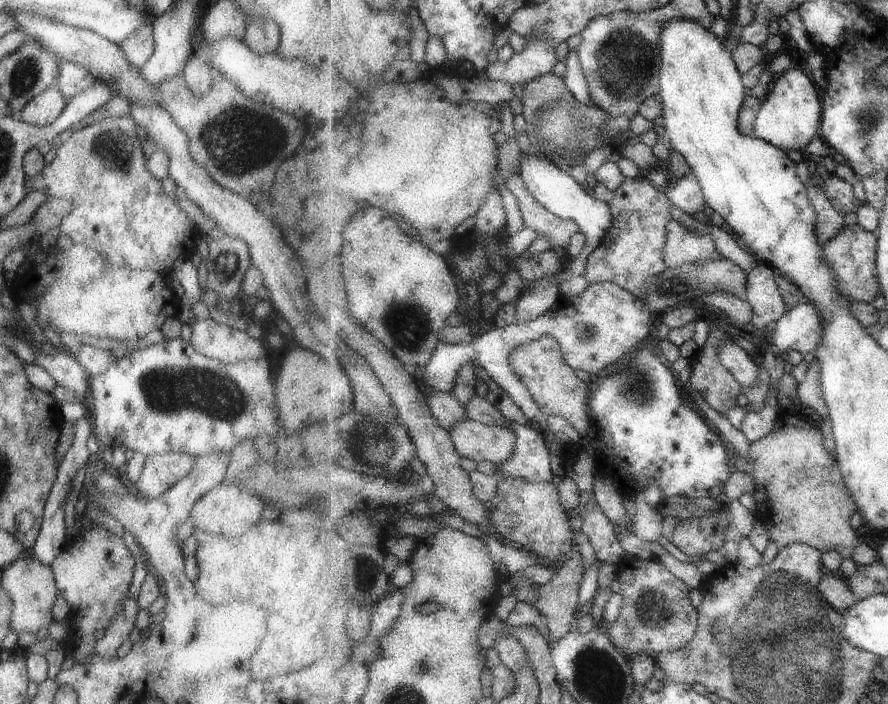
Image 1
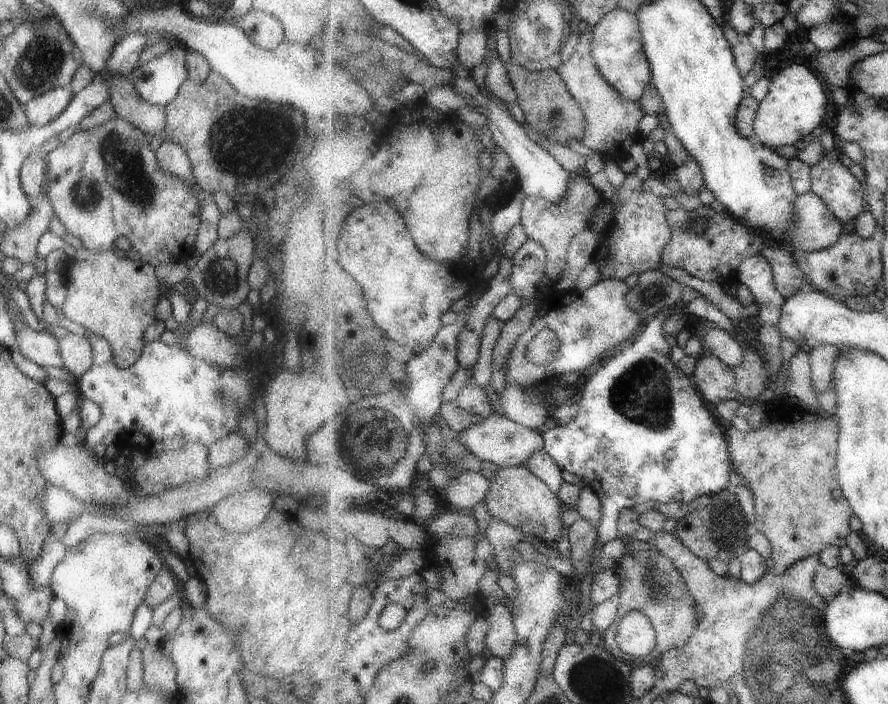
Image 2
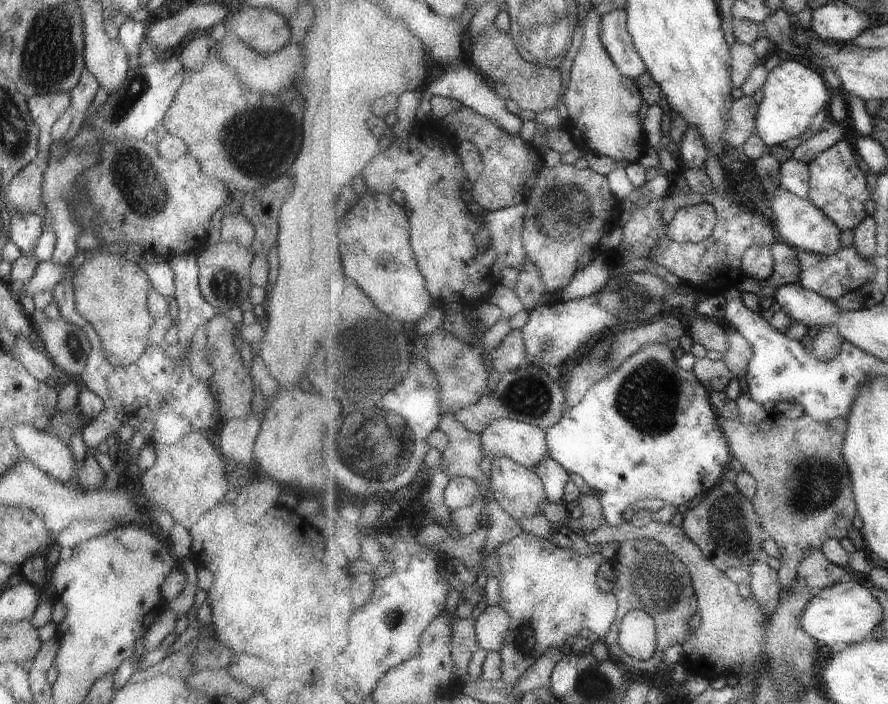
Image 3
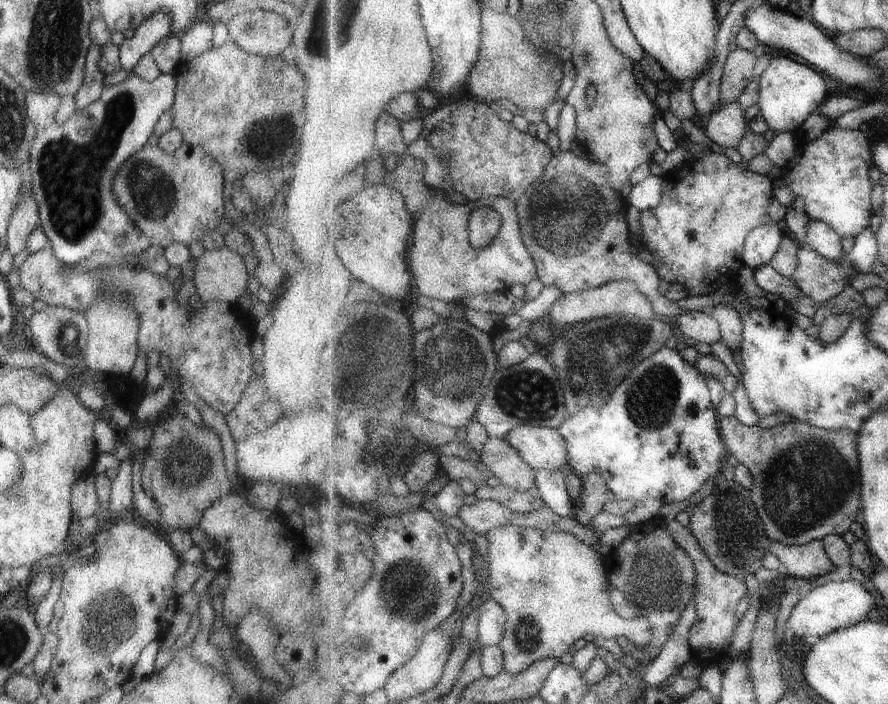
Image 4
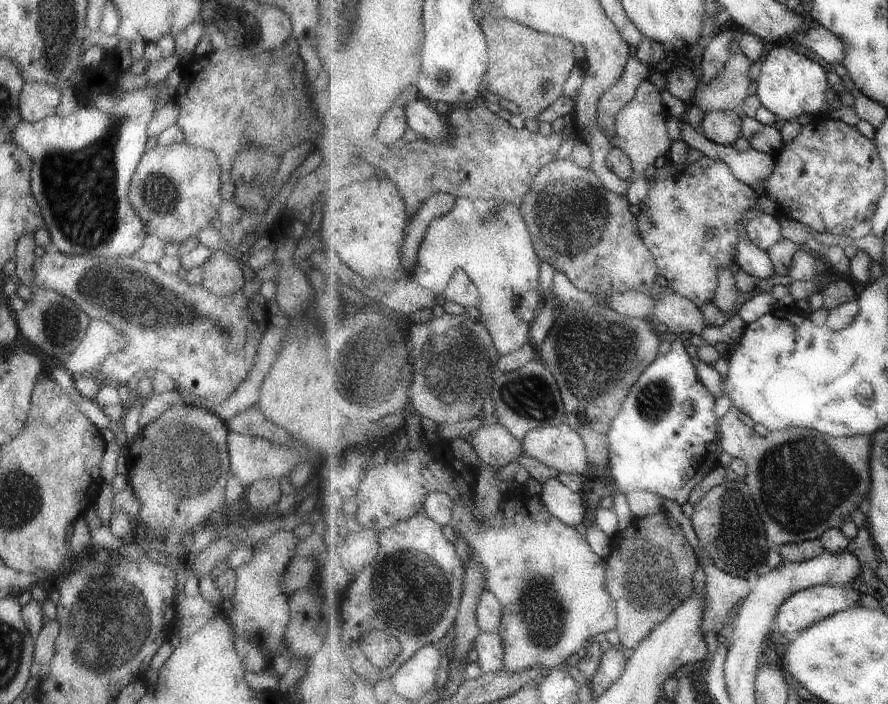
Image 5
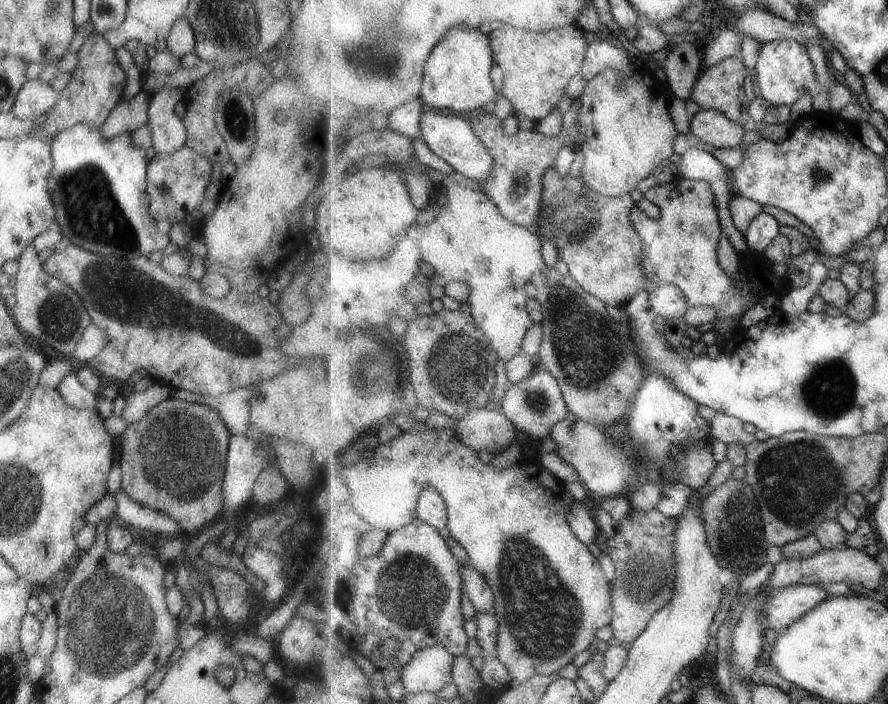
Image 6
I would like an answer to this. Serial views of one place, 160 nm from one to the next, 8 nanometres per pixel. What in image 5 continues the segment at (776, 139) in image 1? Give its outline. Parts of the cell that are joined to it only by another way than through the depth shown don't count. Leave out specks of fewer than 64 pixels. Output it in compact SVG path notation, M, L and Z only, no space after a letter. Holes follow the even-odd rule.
M776 44L766 53L761 62L761 71L756 80L757 96L762 106L768 108L785 124L789 121L806 120L820 116L827 102L827 69L823 64L807 58L805 54L793 50L791 46Z

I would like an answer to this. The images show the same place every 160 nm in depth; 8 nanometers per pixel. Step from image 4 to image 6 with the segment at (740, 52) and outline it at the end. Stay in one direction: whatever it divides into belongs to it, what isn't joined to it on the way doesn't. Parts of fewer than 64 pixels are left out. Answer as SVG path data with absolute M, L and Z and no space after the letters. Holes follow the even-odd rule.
M733 57L708 67L696 82L690 100L700 109L720 110L730 119L739 121L743 112L739 90L748 70L741 58Z

